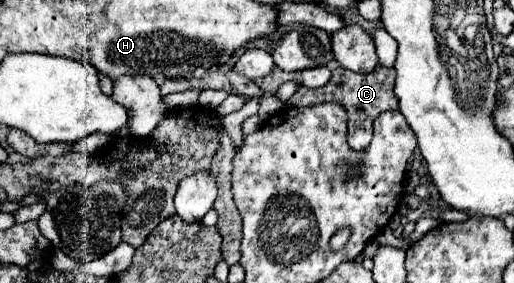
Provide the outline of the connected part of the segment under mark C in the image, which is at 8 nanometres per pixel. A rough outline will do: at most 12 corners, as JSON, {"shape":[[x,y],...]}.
{"shape":[[333,70],[327,86],[305,88],[287,106],[339,102],[349,146],[365,150],[373,122],[397,110],[395,70]]}

